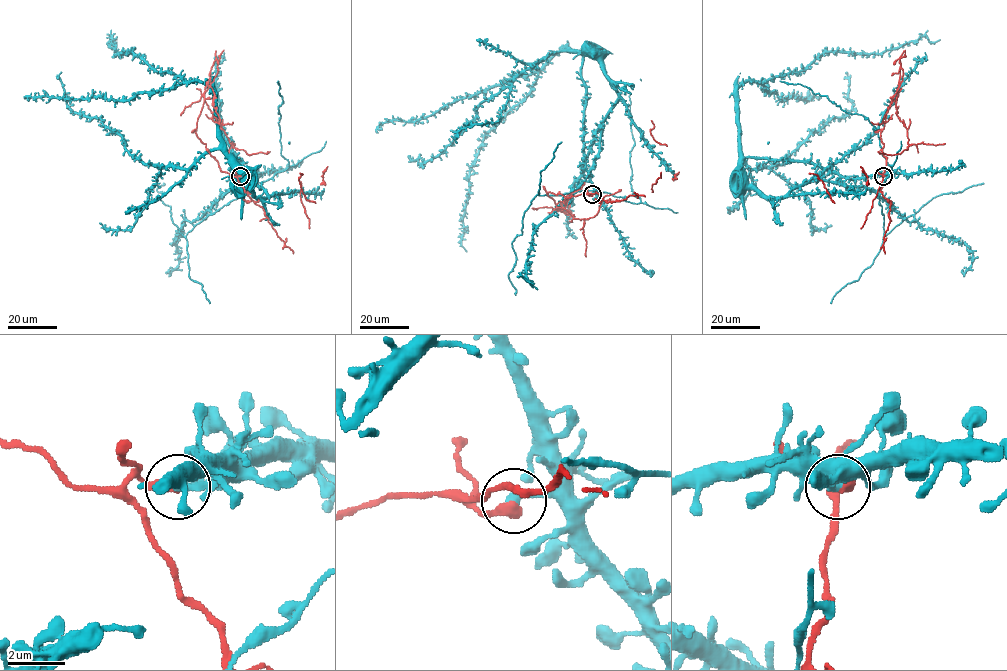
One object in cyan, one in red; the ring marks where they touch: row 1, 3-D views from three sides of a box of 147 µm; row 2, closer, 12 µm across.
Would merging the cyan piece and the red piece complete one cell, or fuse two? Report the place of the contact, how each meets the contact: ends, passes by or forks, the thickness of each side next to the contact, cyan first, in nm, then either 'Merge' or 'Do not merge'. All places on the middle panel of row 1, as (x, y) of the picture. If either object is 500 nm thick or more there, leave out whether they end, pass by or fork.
Place: (592, 194). At the ring cyan ends. At the ring red ends. Thickness 360 nm (cyan) against 380 nm. Do not merge

